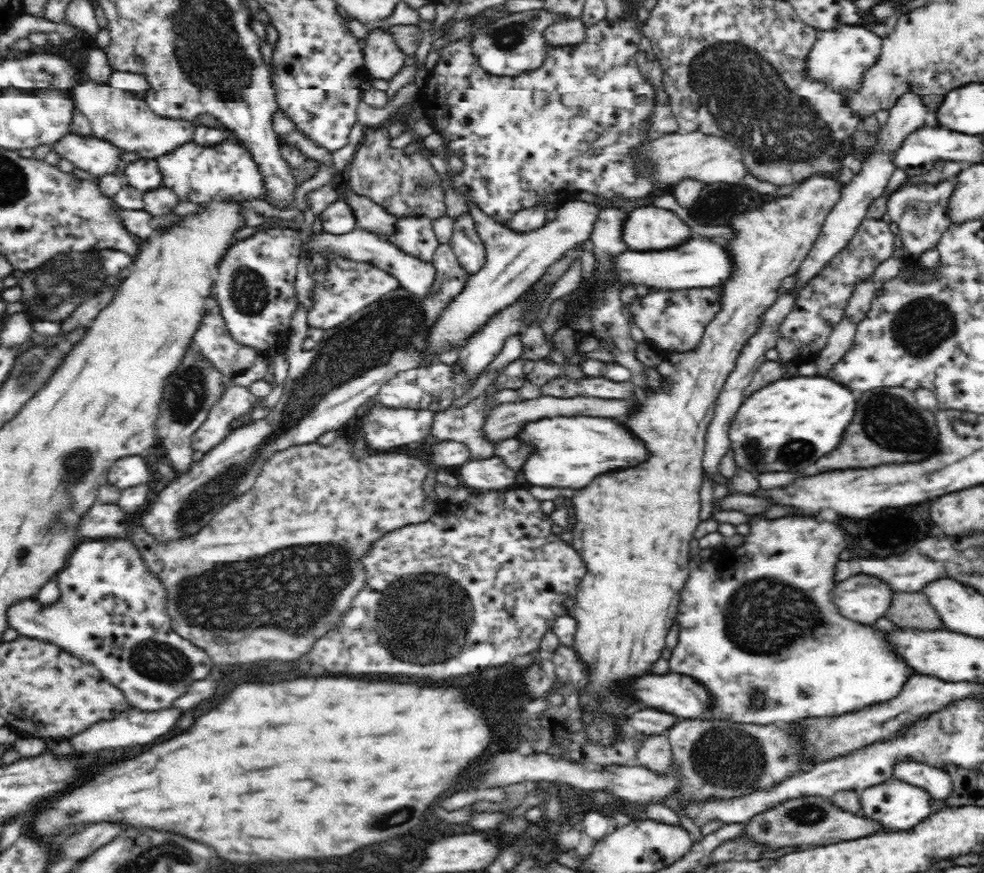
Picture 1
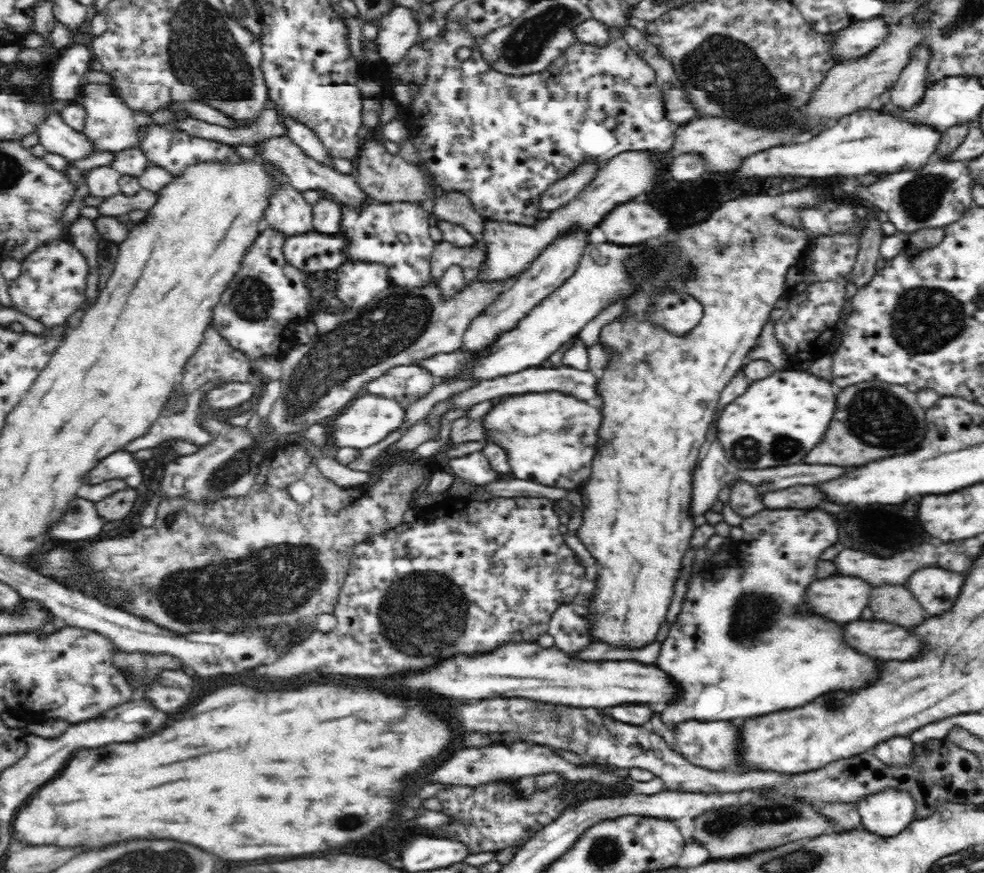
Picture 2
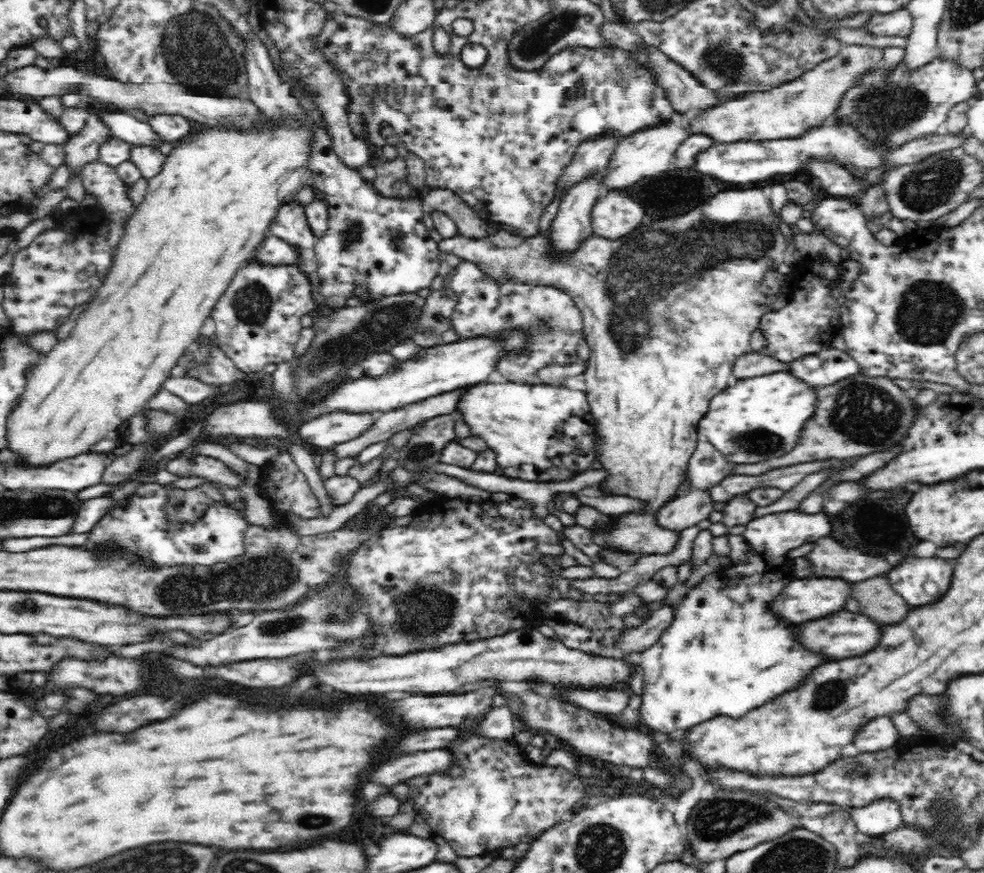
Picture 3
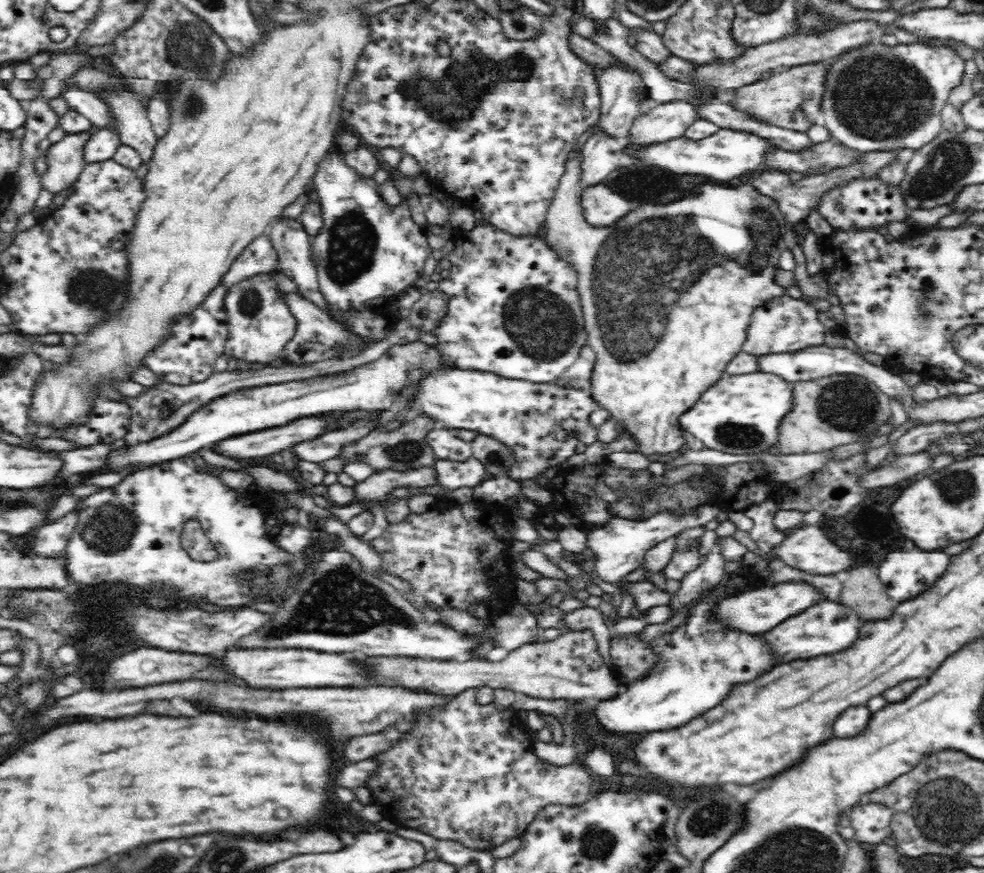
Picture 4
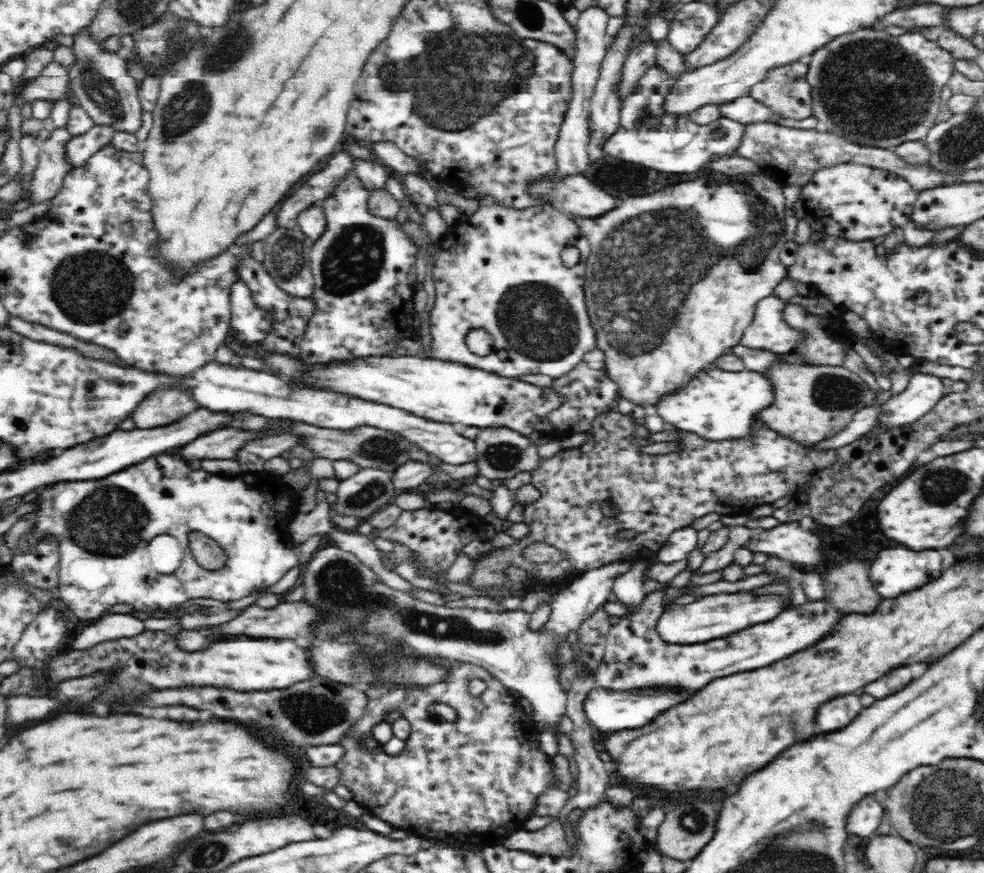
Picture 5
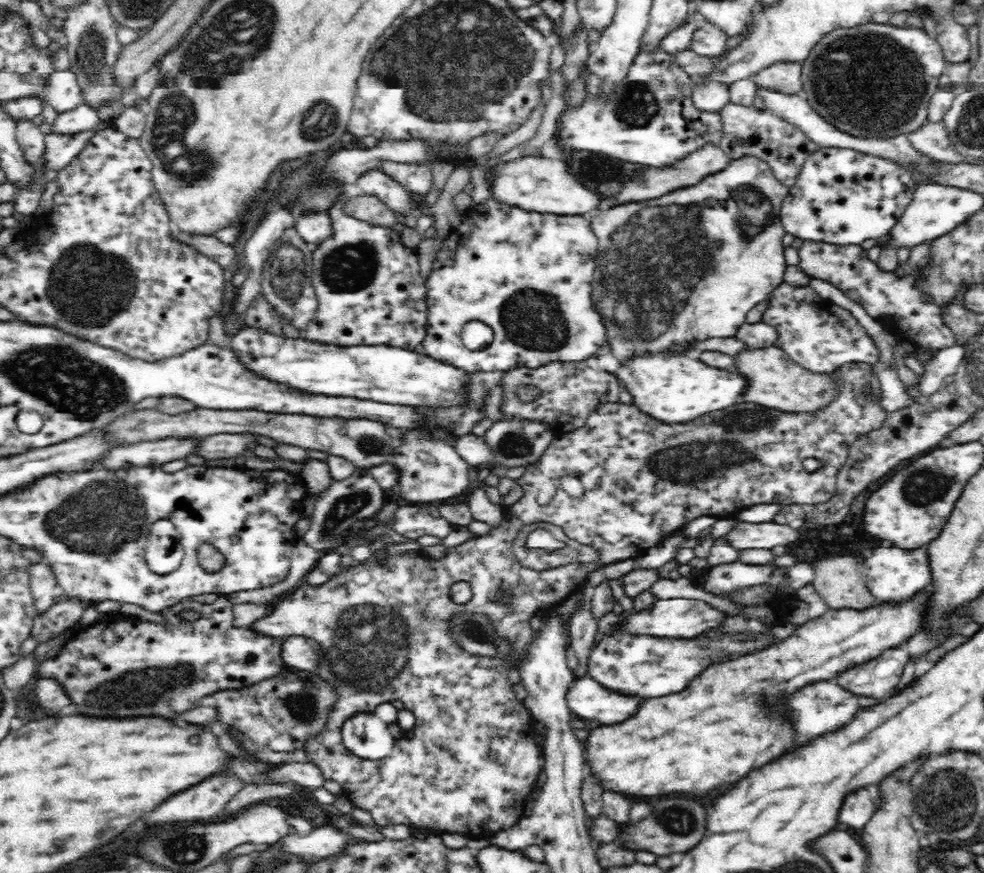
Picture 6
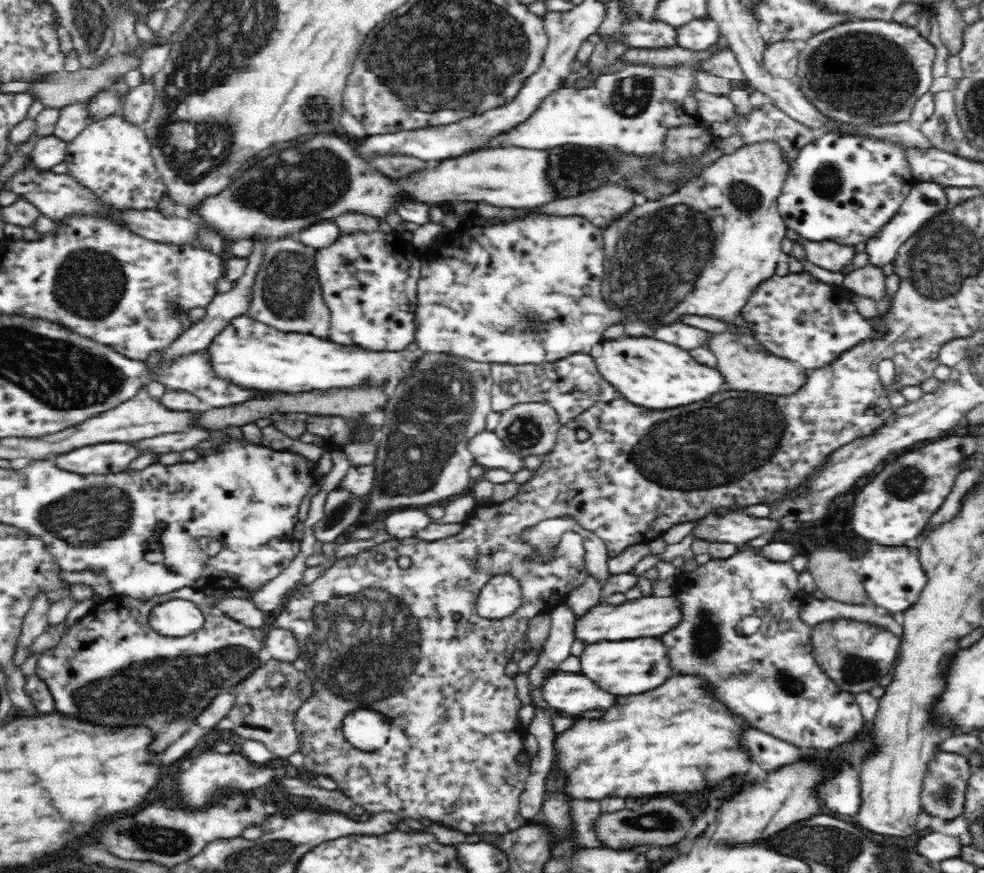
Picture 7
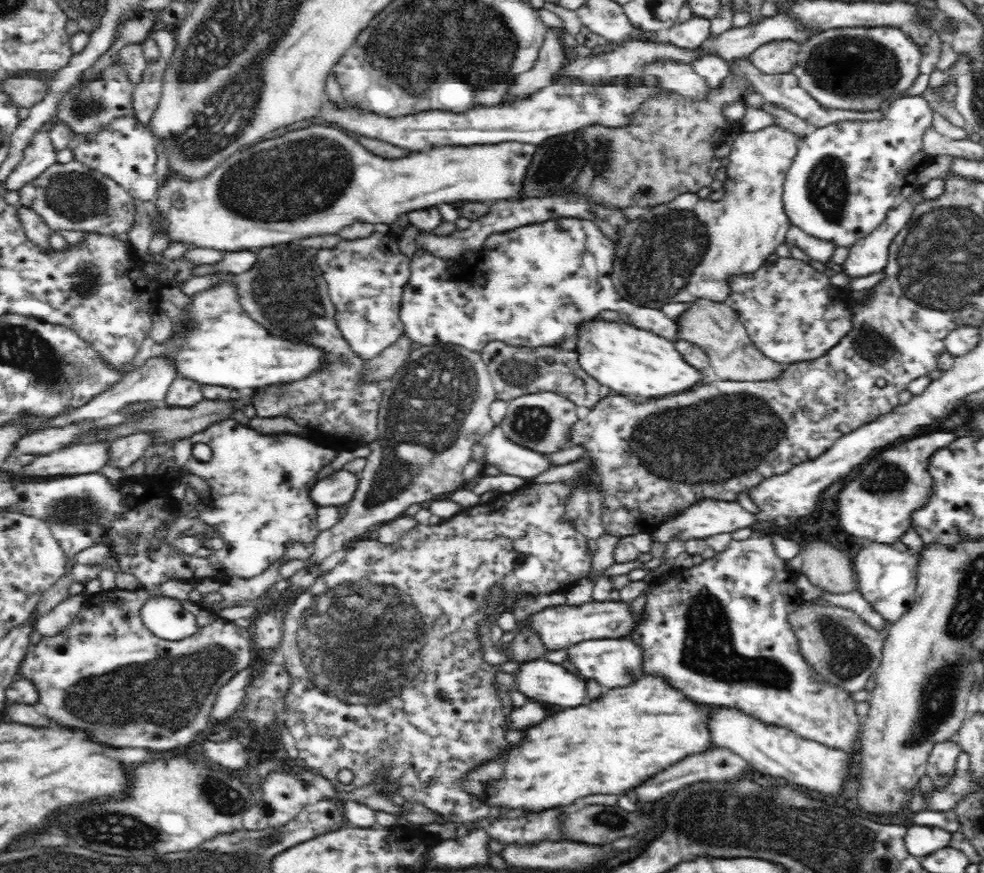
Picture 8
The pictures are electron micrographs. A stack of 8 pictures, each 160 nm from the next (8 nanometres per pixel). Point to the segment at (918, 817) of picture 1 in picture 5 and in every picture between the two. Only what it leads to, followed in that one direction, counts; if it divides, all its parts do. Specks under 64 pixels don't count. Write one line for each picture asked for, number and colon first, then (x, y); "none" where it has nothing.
2: (886, 813)
3: (881, 817)
4: (871, 822)
5: (864, 817)

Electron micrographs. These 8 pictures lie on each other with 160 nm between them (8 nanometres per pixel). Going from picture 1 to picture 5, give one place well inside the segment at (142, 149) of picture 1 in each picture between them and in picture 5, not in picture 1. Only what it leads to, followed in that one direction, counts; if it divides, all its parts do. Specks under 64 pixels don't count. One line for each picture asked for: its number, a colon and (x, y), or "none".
2: (110, 125)
3: (81, 148)
4: (64, 160)
5: (46, 179)

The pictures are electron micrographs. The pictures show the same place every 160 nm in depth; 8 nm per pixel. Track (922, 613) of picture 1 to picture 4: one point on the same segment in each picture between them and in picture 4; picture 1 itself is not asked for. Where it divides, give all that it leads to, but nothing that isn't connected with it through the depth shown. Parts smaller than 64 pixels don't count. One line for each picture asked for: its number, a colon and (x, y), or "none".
2: (893, 604)
3: (874, 596)
4: (861, 591)

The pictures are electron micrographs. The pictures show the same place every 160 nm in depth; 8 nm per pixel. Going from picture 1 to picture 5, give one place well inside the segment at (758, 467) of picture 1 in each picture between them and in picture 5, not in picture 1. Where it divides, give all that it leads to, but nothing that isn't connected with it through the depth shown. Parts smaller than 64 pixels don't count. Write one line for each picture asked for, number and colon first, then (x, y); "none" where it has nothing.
2: (775, 421)
3: (778, 403)
4: (739, 414)
5: (716, 404)

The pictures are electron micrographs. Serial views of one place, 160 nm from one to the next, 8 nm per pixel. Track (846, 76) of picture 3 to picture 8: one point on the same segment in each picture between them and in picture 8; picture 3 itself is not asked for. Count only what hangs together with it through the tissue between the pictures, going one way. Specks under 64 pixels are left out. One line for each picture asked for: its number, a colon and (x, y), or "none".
4: (790, 98)
5: (784, 90)
6: (783, 76)
7: (780, 58)
8: (772, 57)

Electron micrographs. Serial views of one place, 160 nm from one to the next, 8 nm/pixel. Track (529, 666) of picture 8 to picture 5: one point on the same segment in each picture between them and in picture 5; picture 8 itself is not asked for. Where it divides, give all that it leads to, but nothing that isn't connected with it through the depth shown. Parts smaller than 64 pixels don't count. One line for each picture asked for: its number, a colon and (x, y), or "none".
5: (610, 710)
6: (586, 697)
7: (571, 693)

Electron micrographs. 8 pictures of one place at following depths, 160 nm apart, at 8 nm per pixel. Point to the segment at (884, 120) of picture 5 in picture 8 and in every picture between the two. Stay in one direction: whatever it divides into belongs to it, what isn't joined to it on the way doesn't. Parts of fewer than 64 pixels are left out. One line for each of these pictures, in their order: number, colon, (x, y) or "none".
6: (875, 80)
7: (870, 72)
8: (856, 68)

